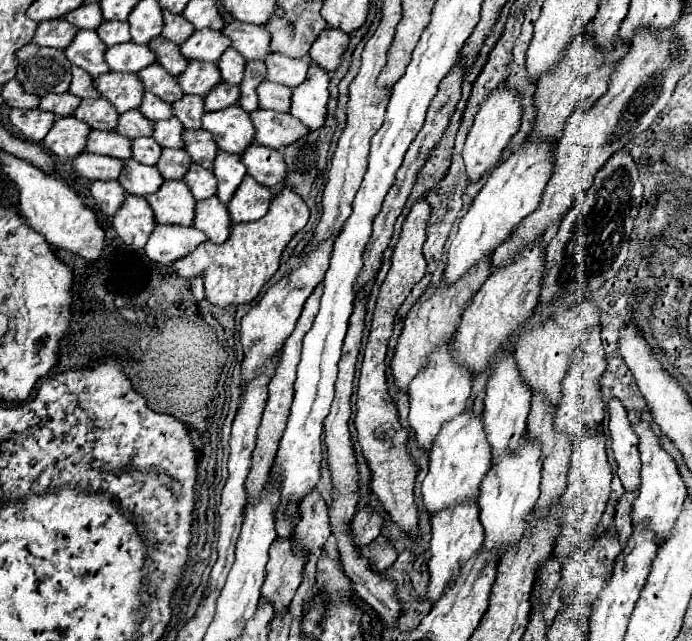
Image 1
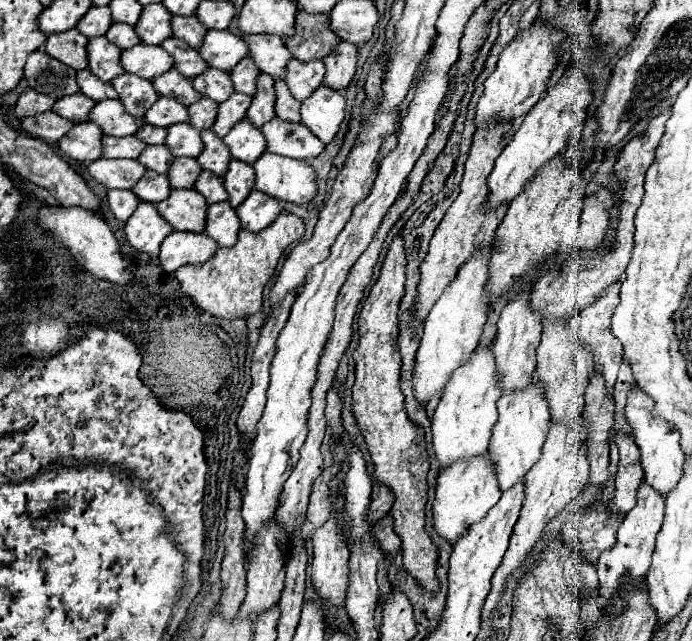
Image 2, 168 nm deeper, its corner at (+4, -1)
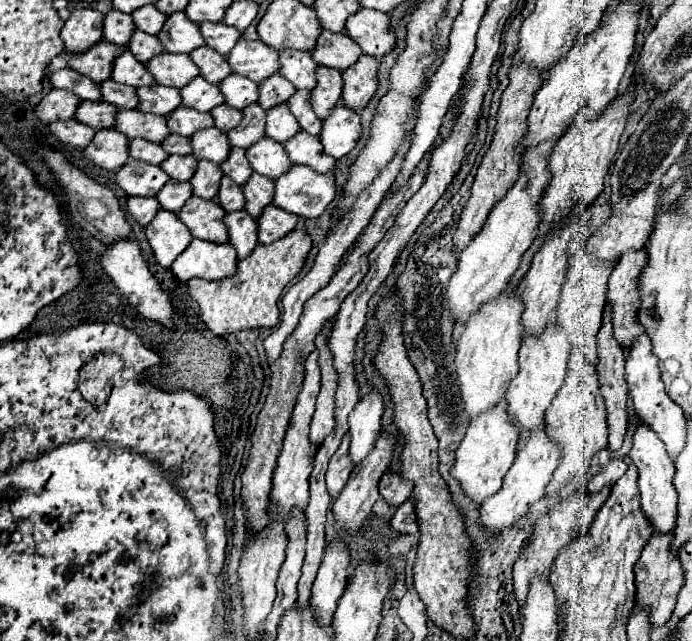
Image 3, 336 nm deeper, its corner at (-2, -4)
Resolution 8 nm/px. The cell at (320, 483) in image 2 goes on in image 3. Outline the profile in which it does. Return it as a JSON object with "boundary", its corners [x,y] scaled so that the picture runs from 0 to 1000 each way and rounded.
{"boundary":[[[500,677],[494,683],[491,699],[477,715],[477,724],[474,724],[471,758],[474,758],[474,768],[477,768],[477,777],[480,780],[486,780],[486,774],[494,768],[494,761],[500,758],[500,749],[506,746],[506,736],[509,736],[509,730],[506,730],[509,724],[503,718],[503,693],[506,693],[506,680]]]}

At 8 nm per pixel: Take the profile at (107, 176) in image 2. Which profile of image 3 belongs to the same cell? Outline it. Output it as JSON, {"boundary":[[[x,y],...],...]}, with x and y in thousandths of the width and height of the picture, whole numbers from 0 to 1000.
{"boundary":[[[185,250],[176,262],[168,265],[168,284],[185,306],[225,306],[225,300],[243,281],[243,271],[228,259],[199,250]]]}

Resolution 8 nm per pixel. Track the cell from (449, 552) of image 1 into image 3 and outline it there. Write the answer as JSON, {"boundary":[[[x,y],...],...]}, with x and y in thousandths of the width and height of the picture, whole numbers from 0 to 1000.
{"boundary":[[[723,624],[717,637],[705,640],[702,646],[691,649],[671,686],[665,690],[662,702],[659,702],[659,721],[650,730],[650,739],[656,743],[656,749],[662,749],[665,761],[676,771],[676,777],[685,786],[697,786],[705,774],[711,774],[714,768],[720,768],[720,761],[725,761],[725,749],[731,743],[731,736],[737,733],[743,715],[746,715],[746,693],[749,693],[749,677],[746,677],[746,665],[737,658],[737,652],[731,652],[731,627]]]}

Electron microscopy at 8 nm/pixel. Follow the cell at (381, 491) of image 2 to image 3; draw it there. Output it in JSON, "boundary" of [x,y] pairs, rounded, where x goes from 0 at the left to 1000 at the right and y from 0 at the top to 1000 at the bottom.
{"boundary":[[[555,739],[549,749],[549,771],[566,793],[575,793],[595,774],[595,752],[575,739]]]}

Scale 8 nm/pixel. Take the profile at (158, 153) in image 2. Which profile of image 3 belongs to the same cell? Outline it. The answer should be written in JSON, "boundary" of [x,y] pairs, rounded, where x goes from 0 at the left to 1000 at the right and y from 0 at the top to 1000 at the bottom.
{"boundary":[[[243,243],[234,256],[231,256],[234,265],[243,268],[246,278],[251,281],[275,281],[280,265],[283,265],[283,246],[280,243]]]}

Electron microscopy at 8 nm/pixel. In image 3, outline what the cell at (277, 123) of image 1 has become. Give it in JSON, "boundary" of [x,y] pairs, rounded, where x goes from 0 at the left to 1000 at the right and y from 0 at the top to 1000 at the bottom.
{"boundary":[[[434,203],[428,212],[422,212],[419,218],[413,218],[410,234],[416,240],[416,246],[425,256],[439,256],[454,262],[462,271],[474,271],[483,262],[483,246],[468,240],[468,231],[462,225],[460,212],[448,212],[445,206]]]}

